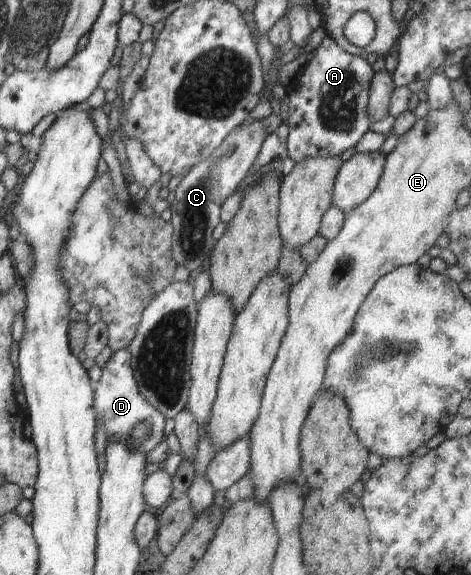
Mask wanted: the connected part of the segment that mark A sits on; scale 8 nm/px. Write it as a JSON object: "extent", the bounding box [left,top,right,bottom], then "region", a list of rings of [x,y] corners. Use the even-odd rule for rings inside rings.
{"extent":[285,36,375,162],"region":[[[330,36],[314,51],[304,70],[285,87],[288,96],[287,156],[292,162],[304,158],[328,158],[354,148],[371,122],[368,118],[369,90],[375,72],[365,57],[344,52]]]}

